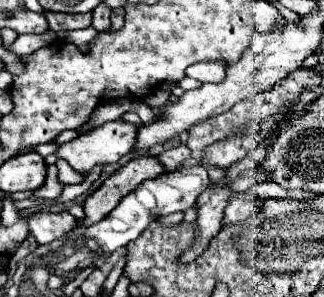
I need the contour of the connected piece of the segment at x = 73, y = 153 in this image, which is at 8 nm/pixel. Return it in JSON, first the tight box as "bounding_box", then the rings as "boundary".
{"bounding_box":[57,120,137,172],"boundary":[[[125,120],[105,122],[79,138],[61,144],[57,150],[59,158],[65,158],[77,172],[91,172],[95,164],[113,164],[137,142],[137,124]]]}

